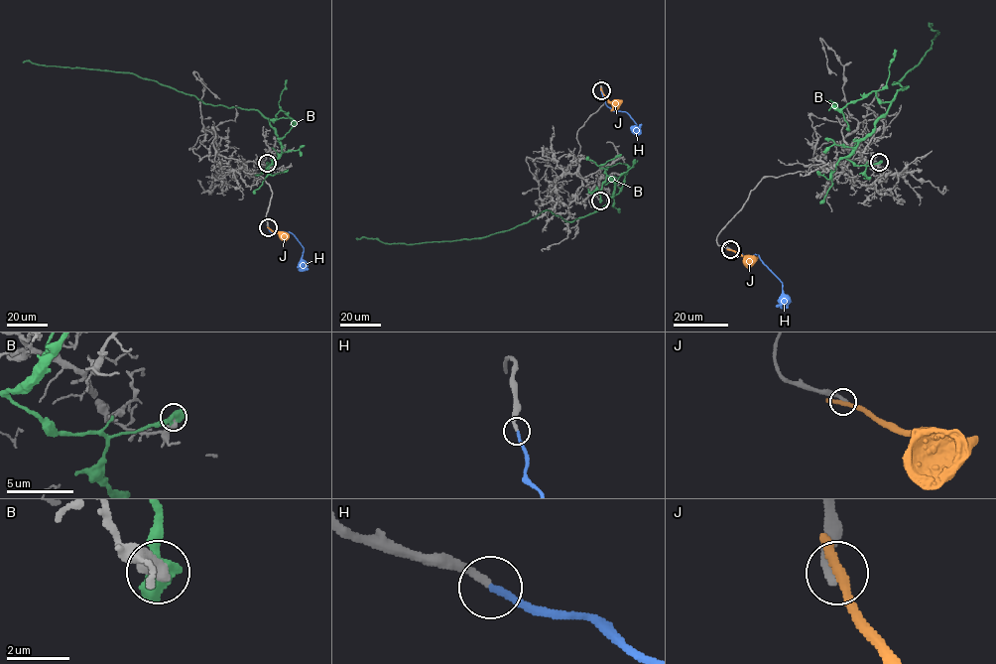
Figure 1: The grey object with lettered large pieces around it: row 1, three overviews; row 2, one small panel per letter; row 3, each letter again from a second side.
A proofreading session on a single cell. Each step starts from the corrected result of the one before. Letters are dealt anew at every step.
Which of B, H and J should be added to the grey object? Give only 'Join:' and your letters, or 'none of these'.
Join: H

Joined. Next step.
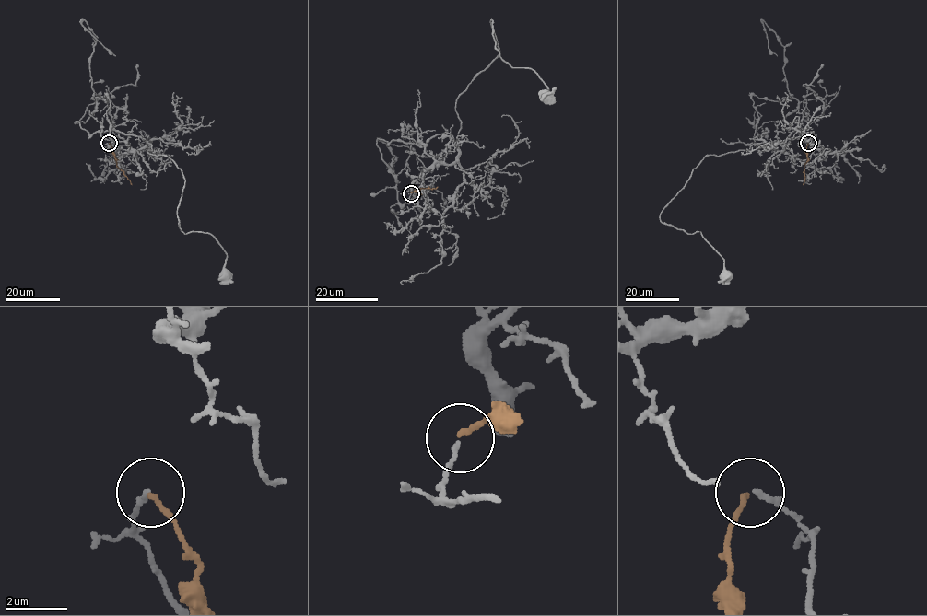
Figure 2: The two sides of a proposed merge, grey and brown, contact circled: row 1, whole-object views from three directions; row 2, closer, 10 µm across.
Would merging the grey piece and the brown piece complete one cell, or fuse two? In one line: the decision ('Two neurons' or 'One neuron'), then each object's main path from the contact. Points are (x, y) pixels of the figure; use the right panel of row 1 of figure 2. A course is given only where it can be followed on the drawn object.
Two neurons. Course of grey: (808, 143), (820, 168), (792, 159), (780, 144), (707, 155), (660, 215), (700, 231), (725, 275). Course of brown: (808, 144), (803, 184)

